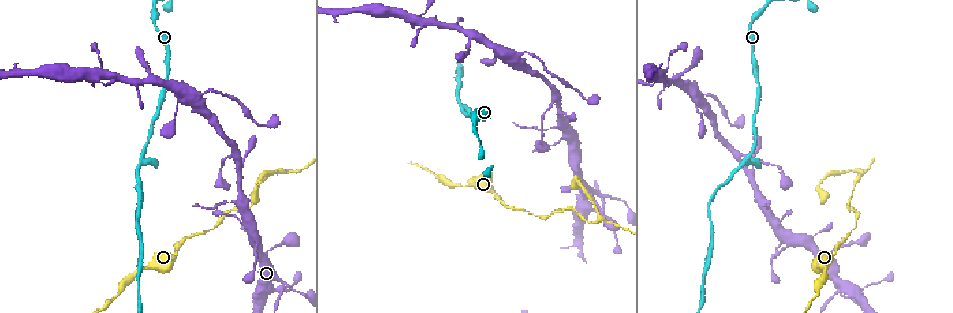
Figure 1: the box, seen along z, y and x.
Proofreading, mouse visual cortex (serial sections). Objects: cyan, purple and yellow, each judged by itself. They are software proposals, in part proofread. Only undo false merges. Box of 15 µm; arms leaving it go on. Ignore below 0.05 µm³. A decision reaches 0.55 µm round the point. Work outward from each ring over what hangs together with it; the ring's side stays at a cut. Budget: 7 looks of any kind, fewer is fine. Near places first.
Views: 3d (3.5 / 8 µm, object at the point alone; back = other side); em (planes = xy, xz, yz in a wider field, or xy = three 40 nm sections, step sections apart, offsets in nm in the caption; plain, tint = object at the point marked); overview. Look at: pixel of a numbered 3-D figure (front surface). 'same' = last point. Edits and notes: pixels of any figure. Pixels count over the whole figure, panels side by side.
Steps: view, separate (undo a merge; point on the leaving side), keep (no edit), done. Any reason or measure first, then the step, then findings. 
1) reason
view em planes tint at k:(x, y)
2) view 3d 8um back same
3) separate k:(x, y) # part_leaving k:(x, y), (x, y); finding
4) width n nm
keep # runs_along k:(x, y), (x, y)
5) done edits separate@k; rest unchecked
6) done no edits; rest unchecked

view 3d 8um at 1:(856, 225)

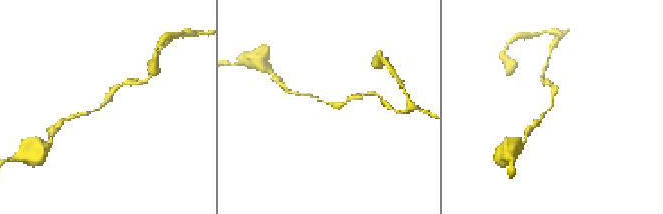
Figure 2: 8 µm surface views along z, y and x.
view 3d 3.5um at 2:(326, 103)

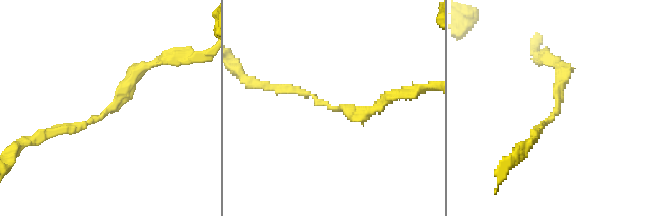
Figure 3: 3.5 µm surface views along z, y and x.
view em xy step 1 tint at 3:(557, 108)

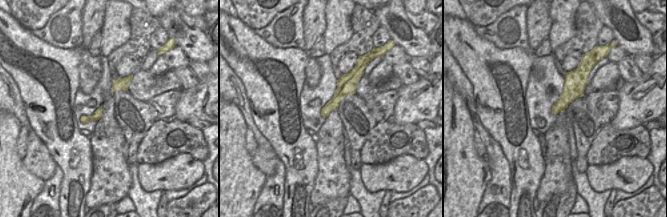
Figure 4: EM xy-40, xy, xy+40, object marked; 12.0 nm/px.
keep # runs_along 4:(356, 72), (324, 113); one cell here

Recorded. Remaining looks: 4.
two arms in line, one across
view em xy step 2 tint at 1:(600, 220)

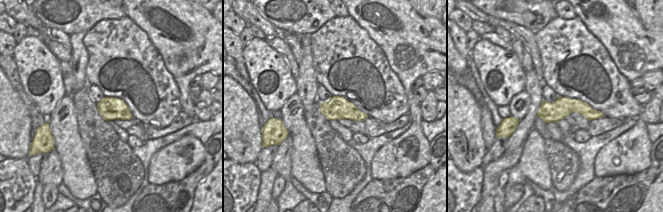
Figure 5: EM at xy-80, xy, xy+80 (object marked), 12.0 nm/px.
view 3d 3.5um same

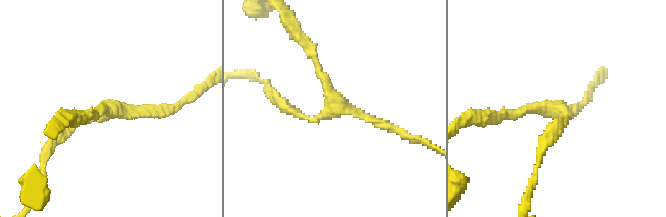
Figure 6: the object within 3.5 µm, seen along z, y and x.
arm_widths 150, 150, 200 nm
keep # runs_along 6:(278, 101), (309, 119), (333, 108), (312, 50); continuous, no second cell

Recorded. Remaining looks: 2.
a fork
view 3d 3.5um back at 1:(748, 155)

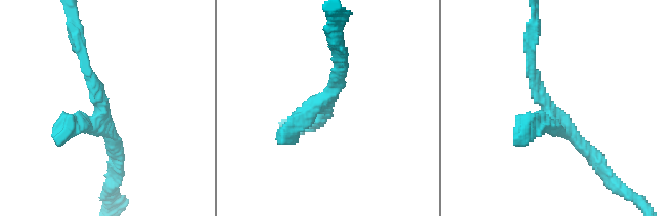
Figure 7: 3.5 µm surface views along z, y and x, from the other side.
view em xy step 1 tint at 7:(547, 109)

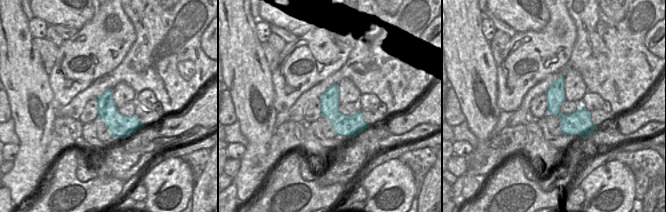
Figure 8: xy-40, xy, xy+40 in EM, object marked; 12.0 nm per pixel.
width 220 nm
keep # runs_along 7:(529, 49), (539, 95), (593, 157); continuous, no second cell

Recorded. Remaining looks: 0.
done no edits; rest unchecked

